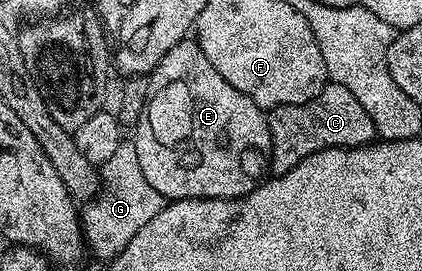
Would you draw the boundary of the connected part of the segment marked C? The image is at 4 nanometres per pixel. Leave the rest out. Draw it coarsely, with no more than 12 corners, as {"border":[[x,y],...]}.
{"border":[[346,86],[267,113],[272,176],[377,139]]}

